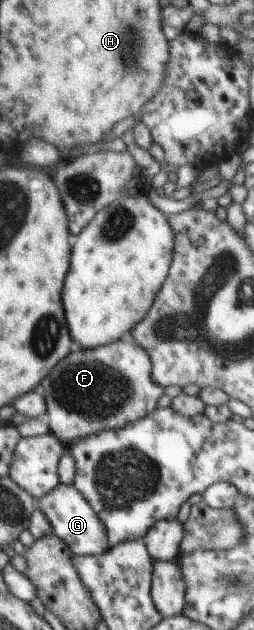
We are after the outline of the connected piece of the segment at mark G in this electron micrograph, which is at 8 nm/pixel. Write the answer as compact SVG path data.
M59 483L55 489L45 493L37 501L37 505L38 510L49 519L53 534L61 539L74 555L103 555L110 550L107 543L107 531L103 523L74 485Z

